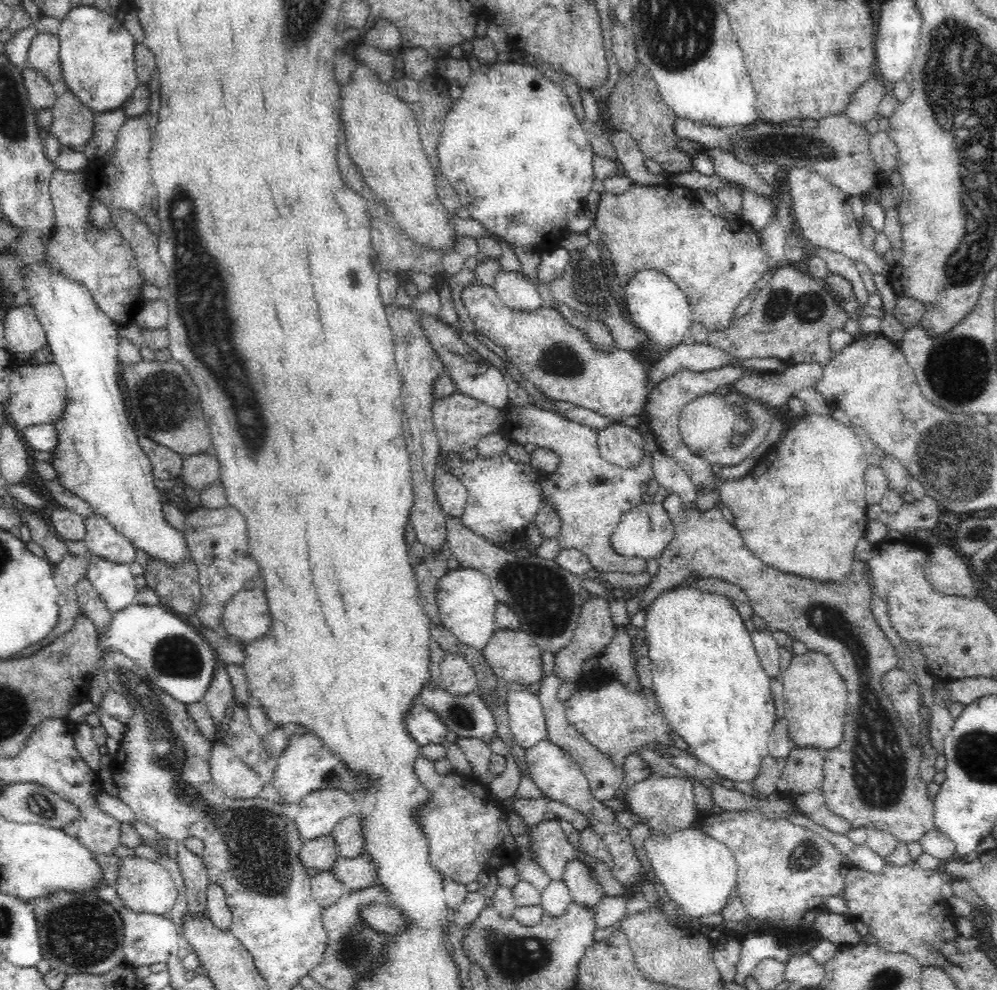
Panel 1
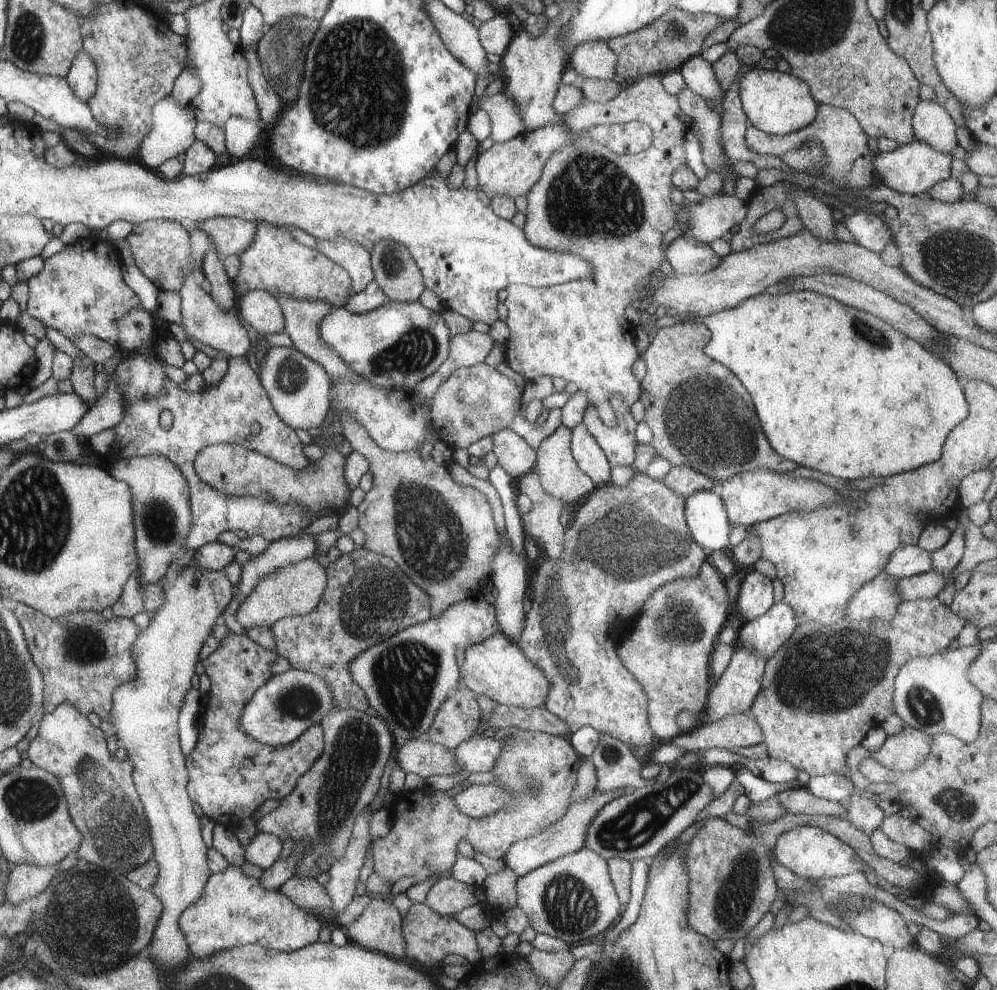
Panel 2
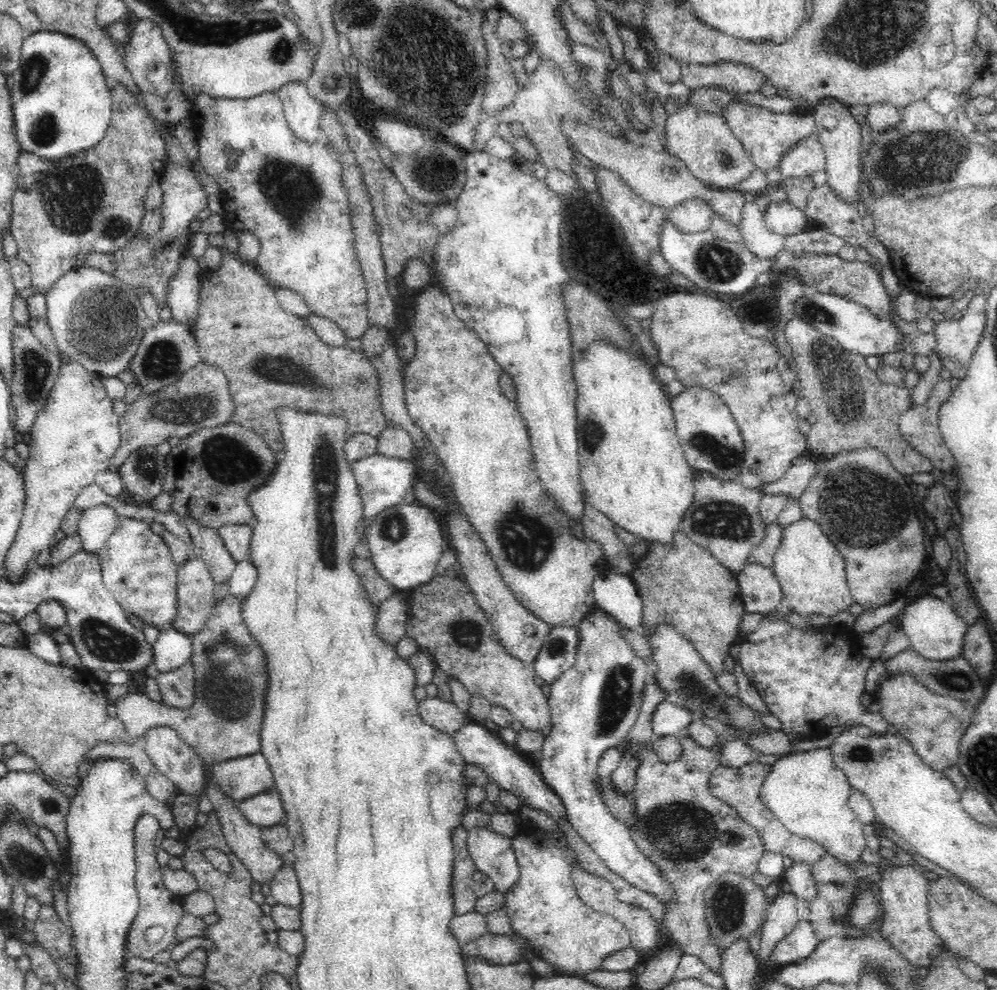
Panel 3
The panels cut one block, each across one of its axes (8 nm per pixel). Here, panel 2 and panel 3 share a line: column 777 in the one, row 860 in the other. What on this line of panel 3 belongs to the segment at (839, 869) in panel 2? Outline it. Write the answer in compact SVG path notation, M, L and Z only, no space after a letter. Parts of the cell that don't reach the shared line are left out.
M830 748L796 752L794 756L782 756L772 766L772 772L762 784L762 802L794 836L814 840L828 856L844 864L844 868L860 868L864 864L864 850L868 850L864 824L848 806L852 784L844 770L834 764Z

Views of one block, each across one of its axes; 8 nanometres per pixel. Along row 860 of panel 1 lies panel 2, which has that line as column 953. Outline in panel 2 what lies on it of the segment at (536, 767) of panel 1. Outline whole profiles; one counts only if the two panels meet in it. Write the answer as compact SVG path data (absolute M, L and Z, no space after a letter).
M937 598L899 602L895 616L889 622L837 622L833 626L819 626L813 622L799 624L783 646L767 660L761 690L749 706L749 714L761 730L763 744L767 748L767 760L789 762L797 772L813 776L849 776L845 766L845 754L853 746L861 744L867 730L881 724L883 718L893 714L891 692L897 670L913 656L937 656L949 648L951 640L957 640L965 620L955 616Z

